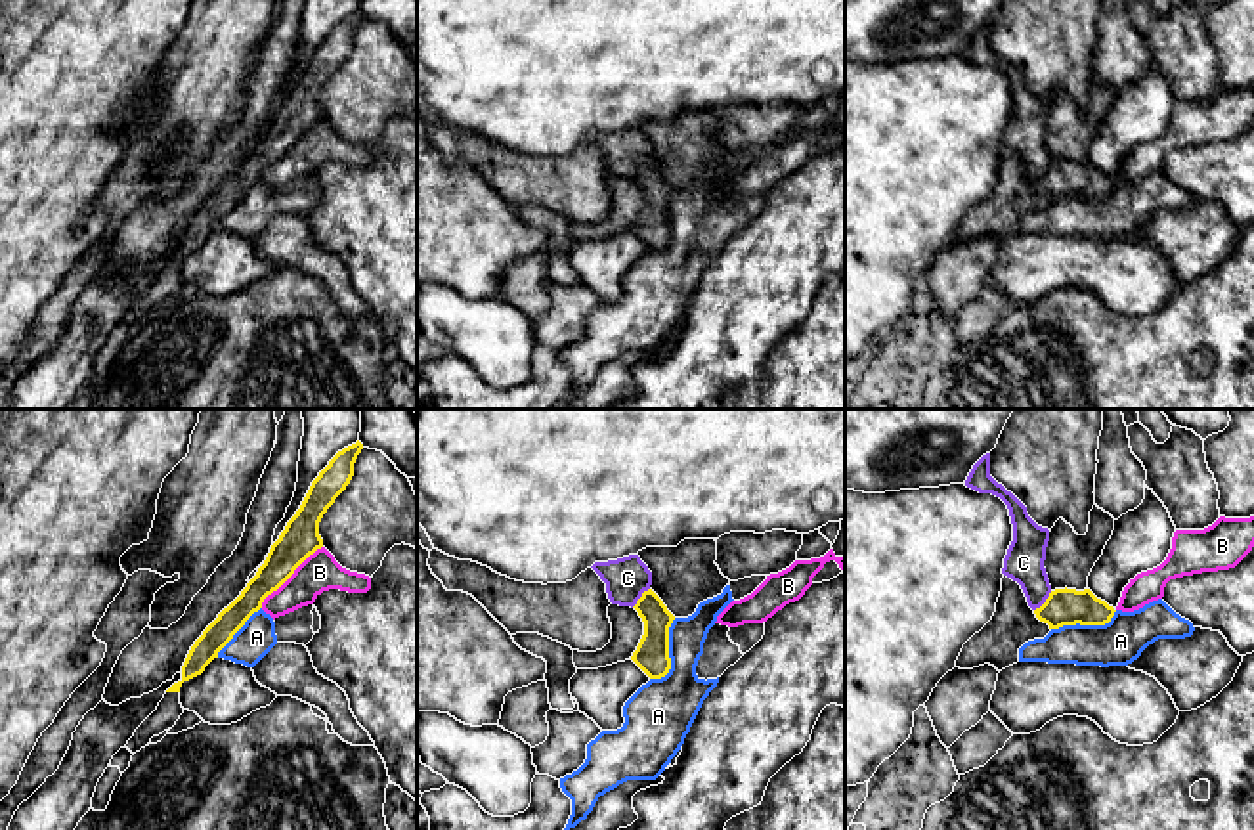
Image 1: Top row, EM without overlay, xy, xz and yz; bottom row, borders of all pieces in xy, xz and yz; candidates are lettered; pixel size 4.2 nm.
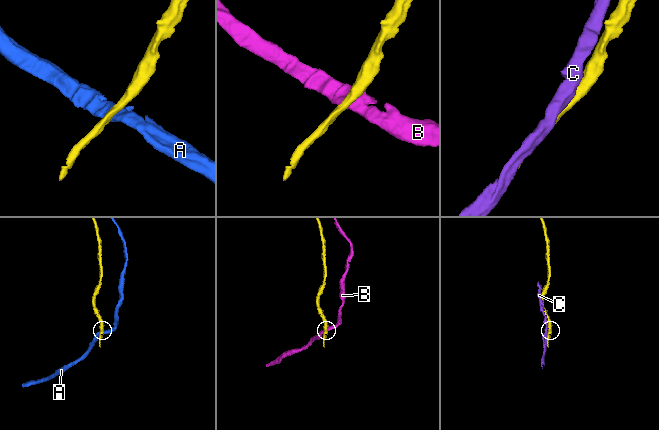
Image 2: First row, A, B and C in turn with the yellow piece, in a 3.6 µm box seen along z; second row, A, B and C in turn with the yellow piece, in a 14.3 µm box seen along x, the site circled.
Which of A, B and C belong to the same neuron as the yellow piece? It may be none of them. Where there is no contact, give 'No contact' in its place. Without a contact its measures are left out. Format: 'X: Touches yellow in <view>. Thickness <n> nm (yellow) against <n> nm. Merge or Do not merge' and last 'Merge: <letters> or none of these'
A: Touches yellow in xz. Thickness 140 nm (yellow) against 280 nm. Do not merge
B: Touches yellow in xy. Thickness 160 nm (yellow) against 160 nm. Do not merge
C: Touches yellow in xz. Thickness 140 nm (yellow) against 180 nm. Do not merge
Merge: none of these

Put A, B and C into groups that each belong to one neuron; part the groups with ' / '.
A / B / C

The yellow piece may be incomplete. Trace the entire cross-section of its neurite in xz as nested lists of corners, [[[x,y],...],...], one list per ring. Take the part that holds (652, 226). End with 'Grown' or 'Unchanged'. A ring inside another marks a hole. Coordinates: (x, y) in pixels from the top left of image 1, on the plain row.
[[[652,161],[644,163],[633,180],[644,193],[644,207],[631,231],[650,251],[661,251],[671,241],[669,199],[675,187]]]. Unchanged

